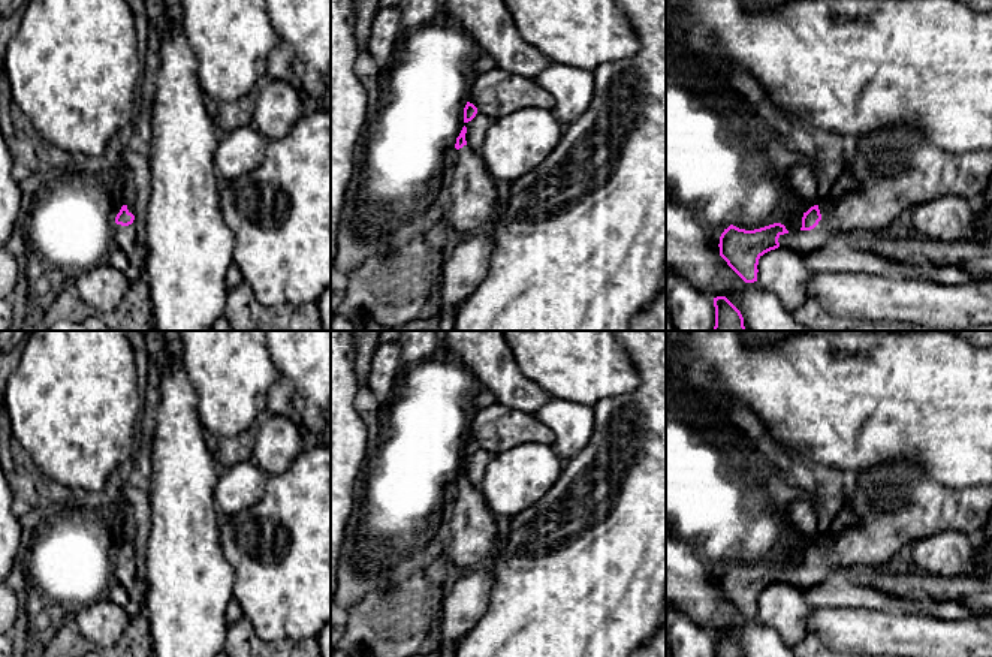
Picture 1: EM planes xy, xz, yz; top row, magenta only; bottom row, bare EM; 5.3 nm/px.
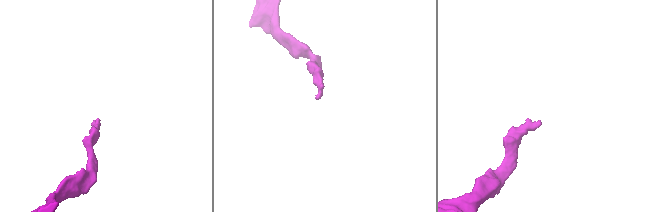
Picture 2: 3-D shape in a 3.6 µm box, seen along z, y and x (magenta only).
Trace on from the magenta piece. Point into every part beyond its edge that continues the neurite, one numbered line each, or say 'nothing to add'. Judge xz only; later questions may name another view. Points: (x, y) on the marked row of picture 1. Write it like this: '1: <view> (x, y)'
1: xz (476, 195)

